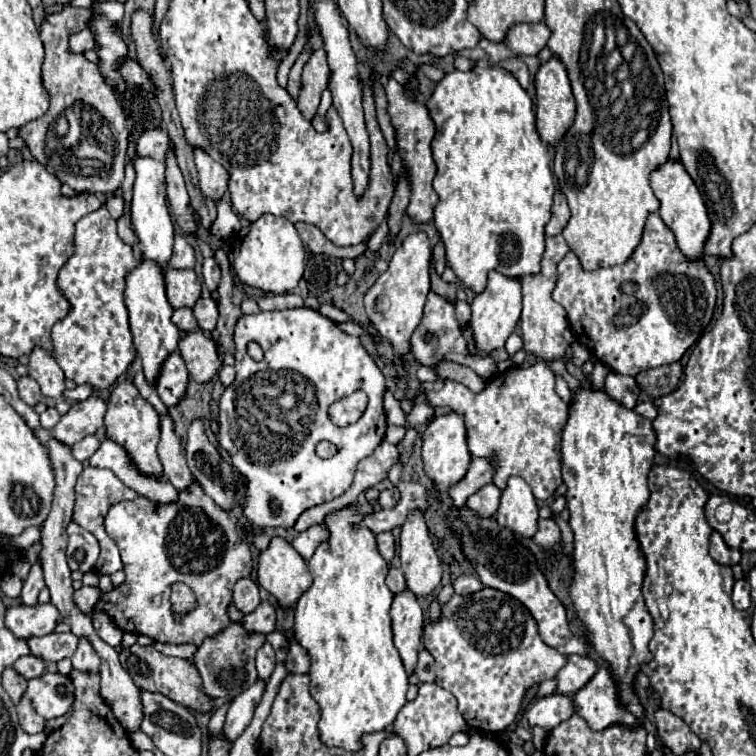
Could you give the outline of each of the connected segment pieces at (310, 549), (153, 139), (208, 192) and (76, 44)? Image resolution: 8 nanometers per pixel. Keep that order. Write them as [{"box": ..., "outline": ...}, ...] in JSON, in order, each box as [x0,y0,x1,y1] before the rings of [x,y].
[{"box":[293,523,327,561],"outline":[[[317,523],[317,525],[309,527],[307,531],[299,533],[299,535],[293,539],[293,547],[299,551],[299,555],[301,555],[305,561],[309,561],[321,541],[327,541],[327,527],[323,527],[323,523]]]},{"box":[135,129,173,161],"outline":[[[145,129],[135,141],[135,153],[143,157],[151,157],[157,161],[165,159],[165,151],[173,147],[169,133],[165,129]]]},{"box":[195,149,227,203],"outline":[[[195,149],[195,163],[203,195],[219,203],[219,199],[227,191],[227,171],[217,161],[213,161],[203,149]]]},{"box":[69,29,95,53],"outline":[[[83,29],[77,35],[73,35],[69,43],[71,43],[71,49],[75,53],[87,51],[87,49],[95,49],[95,35],[91,35],[91,29]]]}]

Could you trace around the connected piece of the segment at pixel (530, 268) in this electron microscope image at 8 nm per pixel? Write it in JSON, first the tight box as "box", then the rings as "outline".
{"box":[427,65,555,293],"outline":[[[475,65],[469,71],[453,69],[447,73],[429,97],[427,109],[435,123],[435,137],[431,141],[437,165],[433,189],[439,195],[435,227],[447,249],[447,265],[457,273],[459,281],[475,293],[485,289],[491,269],[509,277],[539,273],[541,255],[545,251],[545,225],[551,219],[555,179],[549,167],[547,145],[543,145],[535,131],[535,111],[527,91],[507,69],[497,65],[483,69]]]}

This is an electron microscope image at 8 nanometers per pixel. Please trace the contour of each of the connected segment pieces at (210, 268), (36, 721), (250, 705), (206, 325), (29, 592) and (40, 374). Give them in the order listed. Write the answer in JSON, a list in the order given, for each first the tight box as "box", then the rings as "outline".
[{"box":[203,257,221,291],"outline":[[[213,257],[205,259],[205,261],[203,261],[203,281],[205,281],[205,285],[207,285],[209,291],[215,291],[215,289],[217,289],[219,277],[221,277],[221,273],[219,273],[217,261],[215,261]]]},{"box":[17,699,45,733],"outline":[[[21,699],[17,703],[17,715],[19,715],[19,723],[23,727],[23,731],[27,733],[41,733],[45,727],[45,719],[41,715],[37,715],[29,703],[29,699]]]},{"box":[221,679,265,743],"outline":[[[257,679],[247,691],[243,691],[241,695],[237,695],[231,701],[231,707],[227,711],[227,717],[225,717],[225,723],[223,723],[223,731],[221,731],[223,739],[233,743],[247,729],[247,725],[253,719],[253,711],[261,701],[263,691],[265,691],[265,683]]]},{"box":[193,295,219,331],"outline":[[[205,295],[205,297],[199,297],[199,301],[195,303],[193,307],[193,315],[199,323],[199,329],[201,331],[213,331],[215,325],[217,325],[217,317],[219,317],[219,311],[217,311],[217,303]]]},{"box":[21,561,45,605],"outline":[[[37,561],[35,565],[31,565],[31,571],[23,583],[23,591],[21,591],[21,599],[25,605],[35,605],[37,603],[37,595],[39,591],[45,587],[43,583],[43,569],[41,569],[41,561]]]},{"box":[29,347,65,397],"outline":[[[35,347],[33,353],[29,355],[31,361],[29,361],[29,377],[33,377],[39,387],[41,387],[41,393],[45,397],[61,397],[63,391],[65,391],[65,375],[61,371],[61,367],[57,365],[57,361],[53,359],[53,355],[49,351],[43,351],[41,347]]]}]

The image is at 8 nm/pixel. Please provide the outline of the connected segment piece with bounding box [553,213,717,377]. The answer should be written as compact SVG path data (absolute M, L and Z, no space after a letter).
M651 213L639 247L623 265L585 271L575 253L569 251L557 265L553 299L565 307L575 339L585 345L597 361L615 373L635 377L641 371L675 363L685 355L685 351L701 337L713 317L717 287L705 259L687 259L679 251L673 231L663 223L659 213Z

